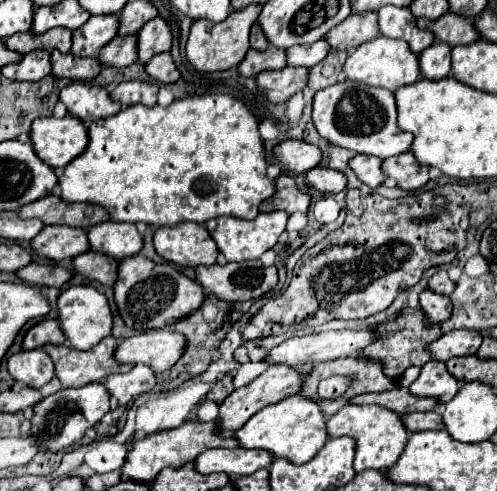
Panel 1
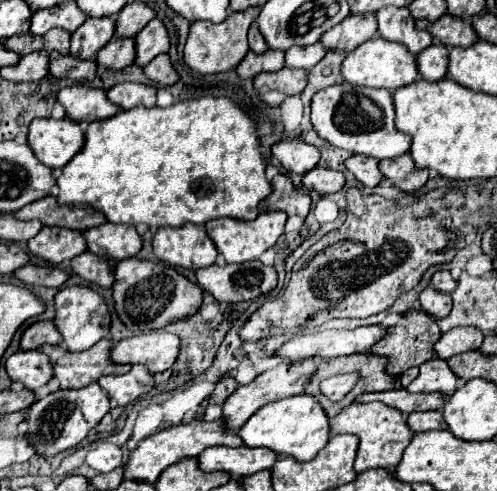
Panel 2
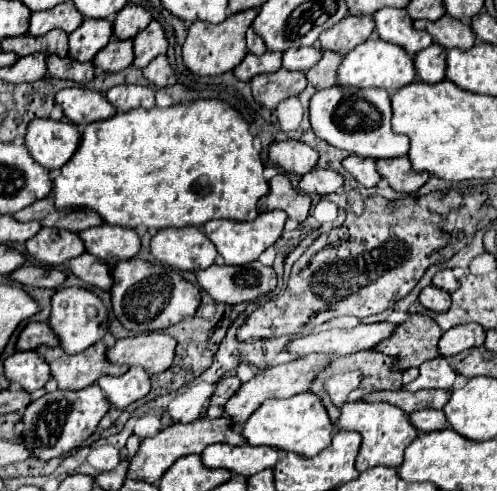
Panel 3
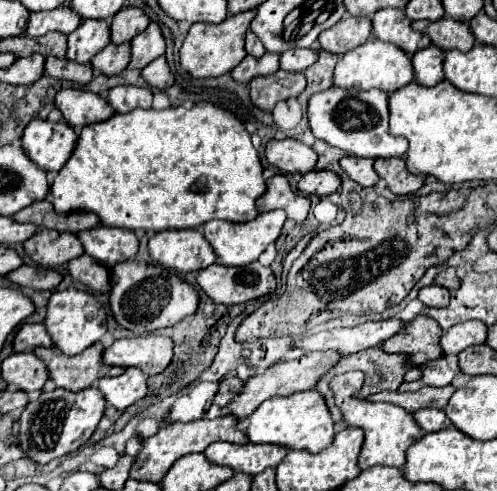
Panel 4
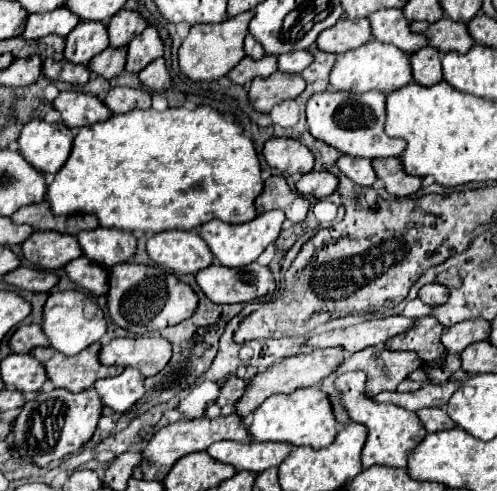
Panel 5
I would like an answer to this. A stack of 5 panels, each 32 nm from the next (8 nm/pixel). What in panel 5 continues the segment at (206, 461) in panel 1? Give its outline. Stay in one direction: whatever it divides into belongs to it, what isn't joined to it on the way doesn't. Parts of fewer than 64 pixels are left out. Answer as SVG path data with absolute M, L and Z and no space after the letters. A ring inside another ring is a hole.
M222 440L208 448L208 454L224 464L232 464L236 470L252 470L264 472L266 468L278 466L290 452L292 444L276 444L276 442L248 442L240 444L236 440Z

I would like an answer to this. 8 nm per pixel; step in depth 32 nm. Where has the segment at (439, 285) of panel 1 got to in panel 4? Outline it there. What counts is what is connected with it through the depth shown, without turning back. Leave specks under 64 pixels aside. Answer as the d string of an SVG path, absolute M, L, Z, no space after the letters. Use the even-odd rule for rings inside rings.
M446 268L442 270L436 278L434 278L434 284L440 284L448 290L454 290L454 288L460 288L460 280L456 276L456 268Z

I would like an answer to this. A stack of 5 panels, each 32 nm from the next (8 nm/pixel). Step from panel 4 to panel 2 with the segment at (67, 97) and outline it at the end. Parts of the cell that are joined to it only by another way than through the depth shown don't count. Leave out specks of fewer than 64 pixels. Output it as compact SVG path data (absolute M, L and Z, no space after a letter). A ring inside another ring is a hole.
M82 84L62 88L58 92L58 102L66 108L66 116L82 126L110 118L120 110L116 104L110 104L104 90L88 88Z

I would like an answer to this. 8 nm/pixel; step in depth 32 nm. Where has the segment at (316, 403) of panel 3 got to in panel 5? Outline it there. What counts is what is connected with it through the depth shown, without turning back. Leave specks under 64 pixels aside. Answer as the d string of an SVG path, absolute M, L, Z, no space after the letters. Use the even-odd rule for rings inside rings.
M298 388L290 394L276 394L264 400L260 408L254 410L254 420L250 424L250 436L256 442L292 442L296 446L324 448L336 438L336 418L332 416L330 396L320 392L320 388Z

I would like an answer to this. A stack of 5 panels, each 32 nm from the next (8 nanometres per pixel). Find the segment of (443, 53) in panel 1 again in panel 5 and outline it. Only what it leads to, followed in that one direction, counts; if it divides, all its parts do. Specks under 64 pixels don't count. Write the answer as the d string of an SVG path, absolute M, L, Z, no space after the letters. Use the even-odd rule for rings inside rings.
M424 46L416 54L410 56L410 68L414 82L422 86L434 86L442 80L442 66L440 66L440 52L432 46Z

